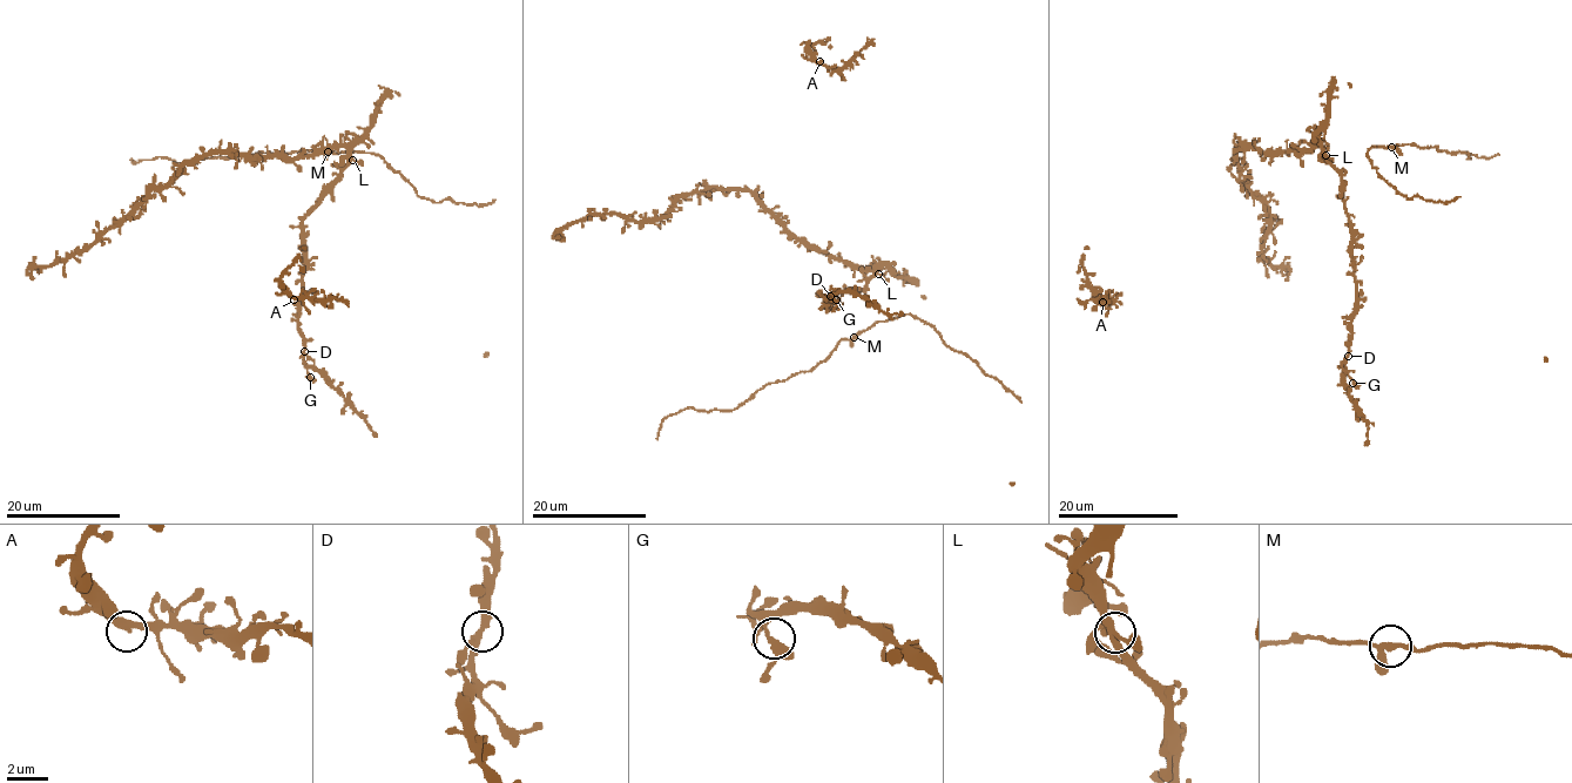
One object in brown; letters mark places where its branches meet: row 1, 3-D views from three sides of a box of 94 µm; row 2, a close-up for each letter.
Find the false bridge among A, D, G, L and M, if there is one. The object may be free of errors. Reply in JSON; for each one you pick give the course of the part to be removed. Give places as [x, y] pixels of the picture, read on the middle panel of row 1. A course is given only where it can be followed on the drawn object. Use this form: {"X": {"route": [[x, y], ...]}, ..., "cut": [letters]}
{"cut": []}

